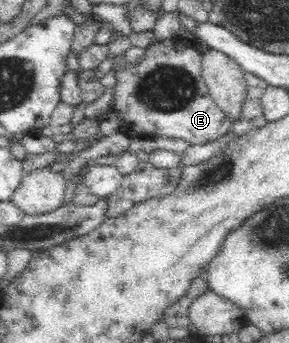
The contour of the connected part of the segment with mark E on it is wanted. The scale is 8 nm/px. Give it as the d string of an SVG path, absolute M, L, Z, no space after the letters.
M179 36L146 47L142 60L129 67L115 68L116 85L110 110L122 121L122 131L129 137L146 136L185 140L190 145L201 145L215 141L228 133L234 124L223 108L219 108L209 93L207 82L202 76L202 54Z

